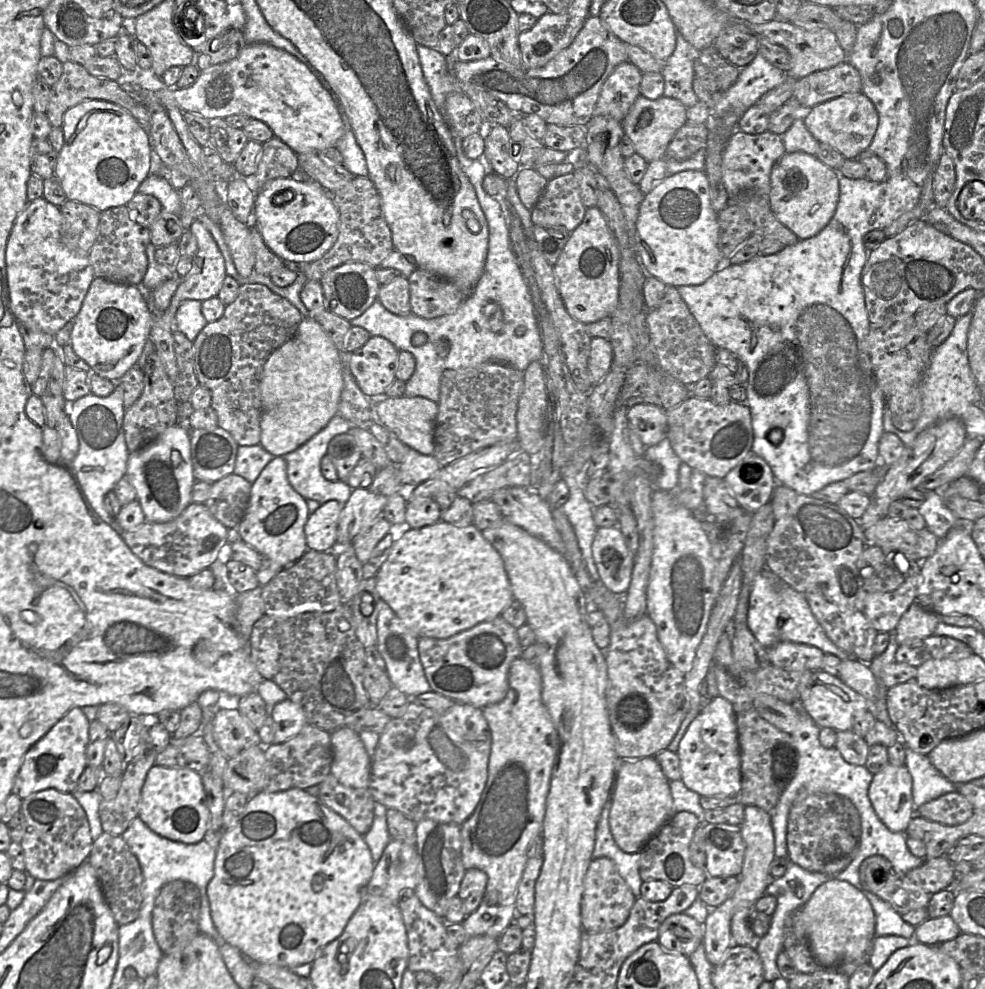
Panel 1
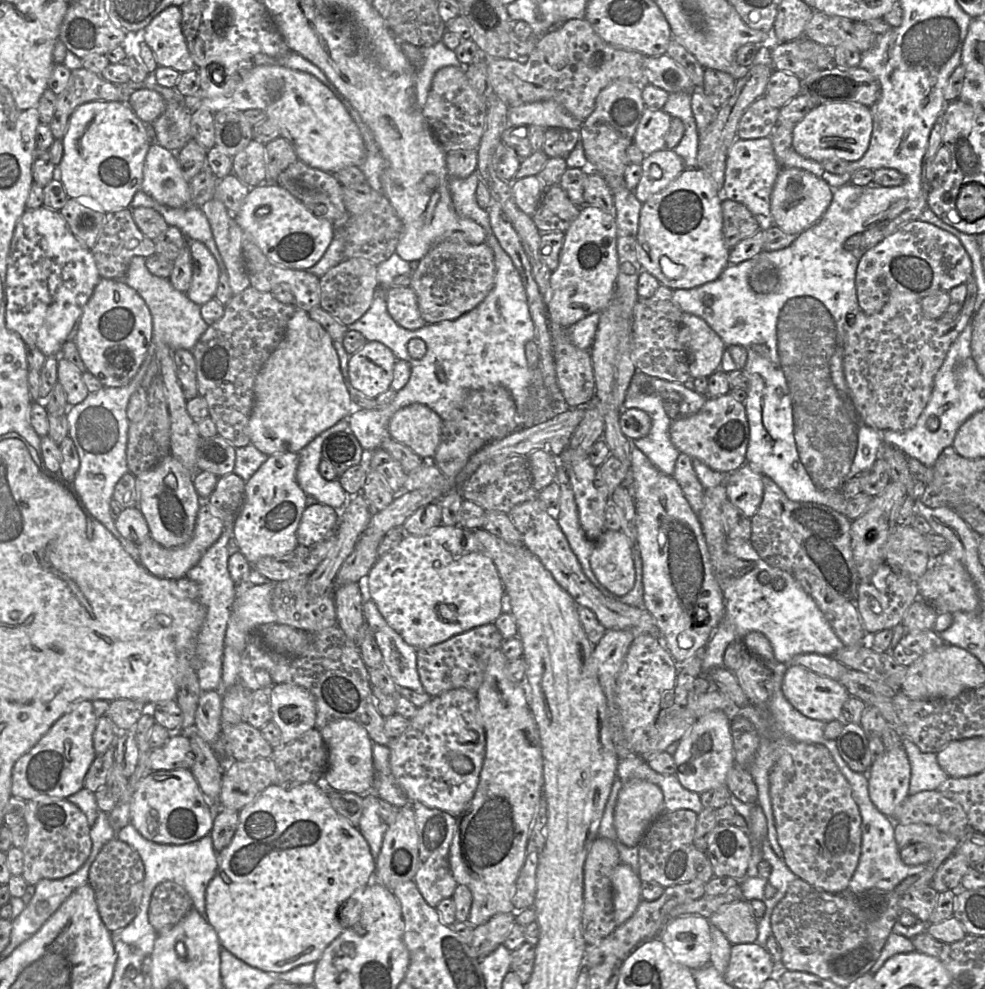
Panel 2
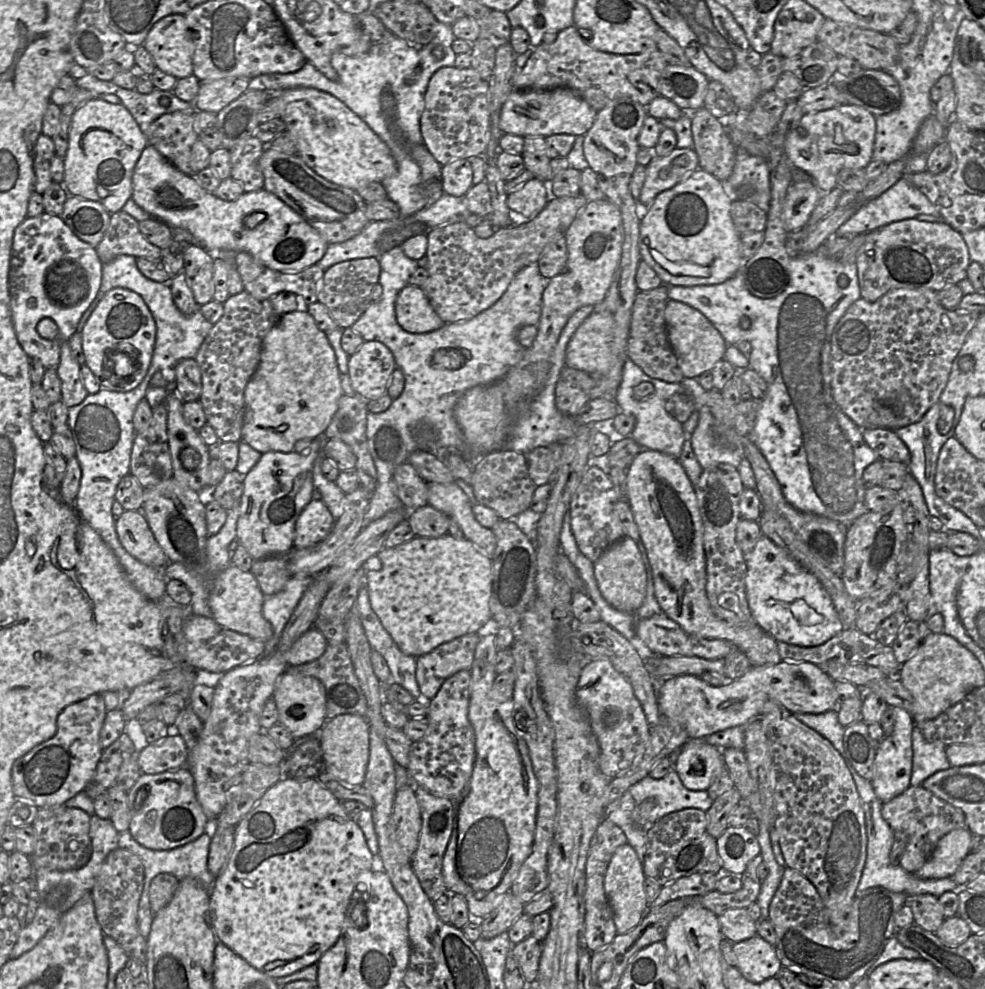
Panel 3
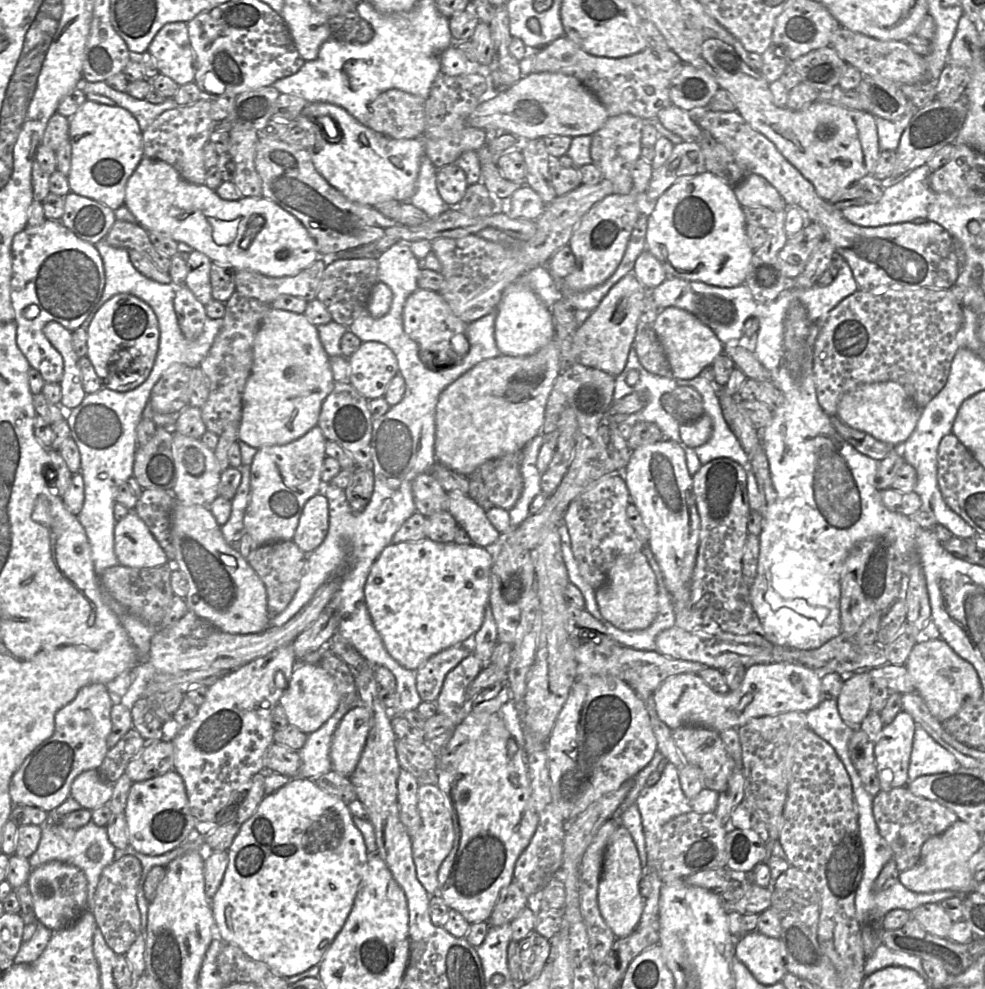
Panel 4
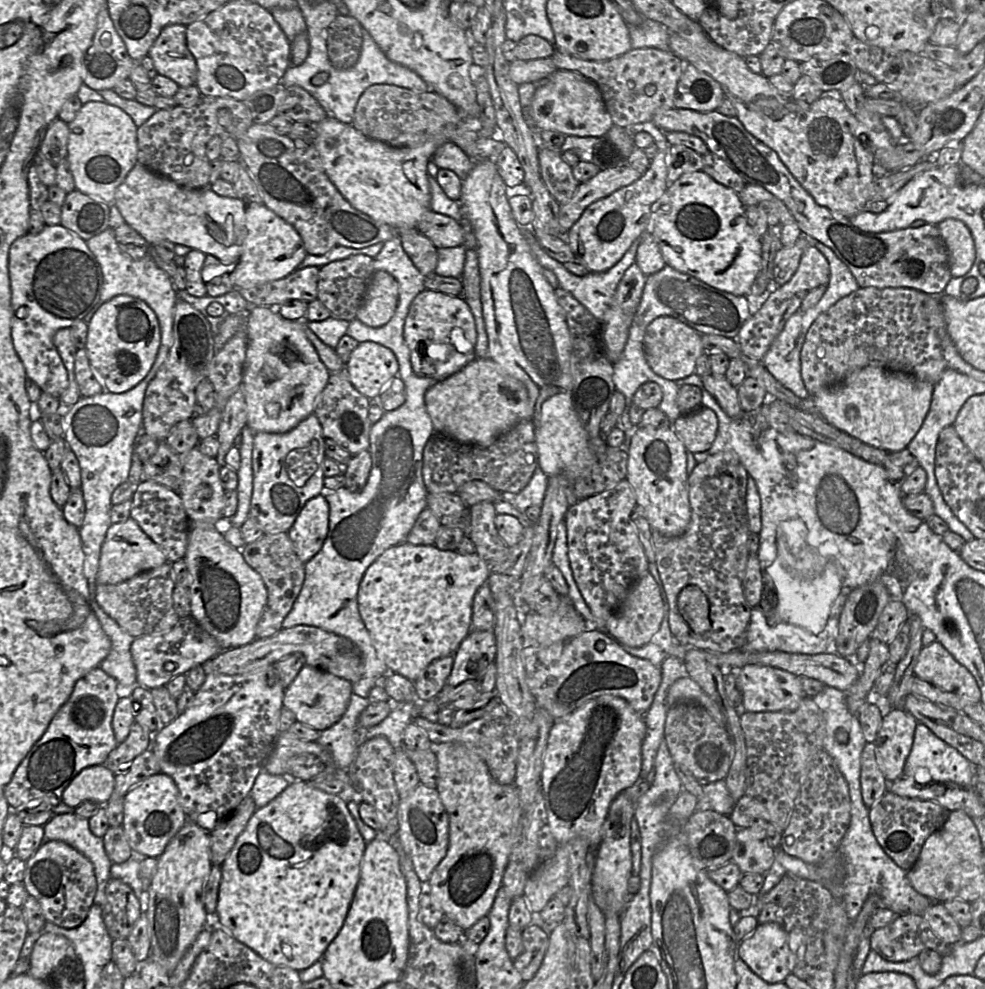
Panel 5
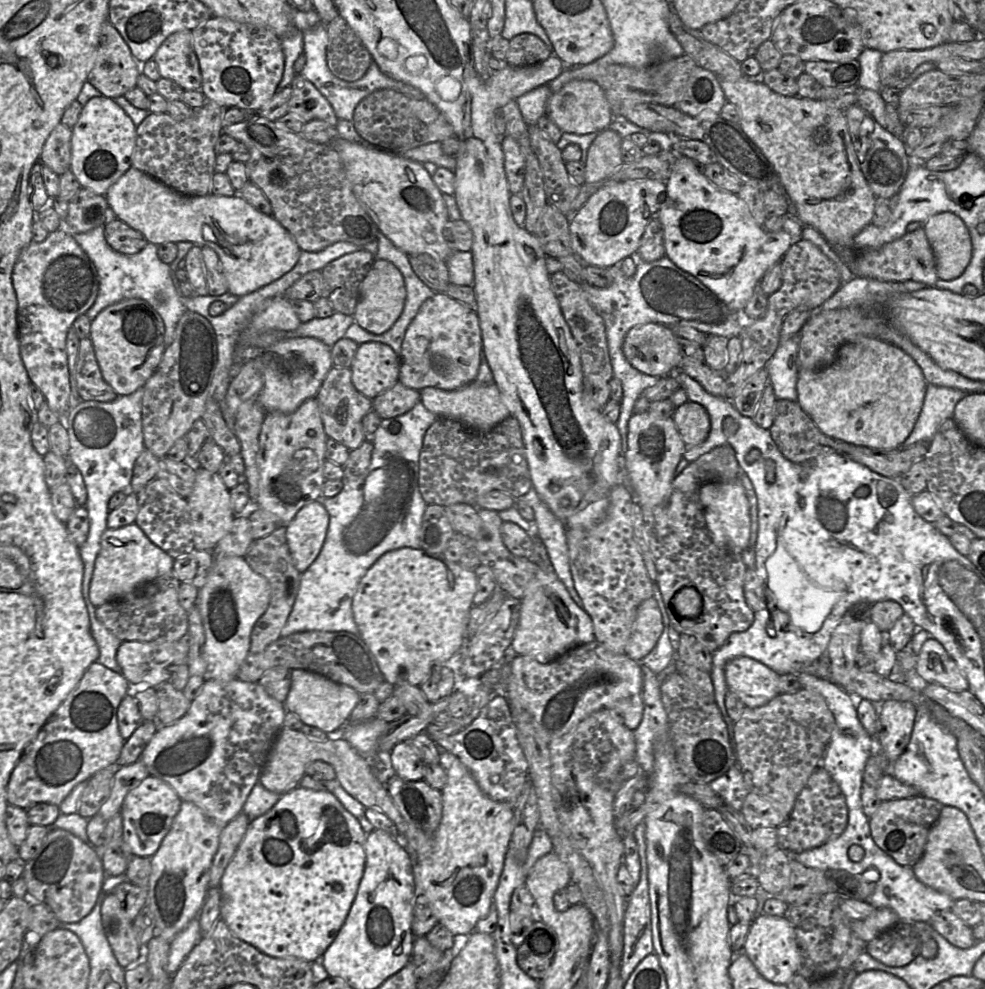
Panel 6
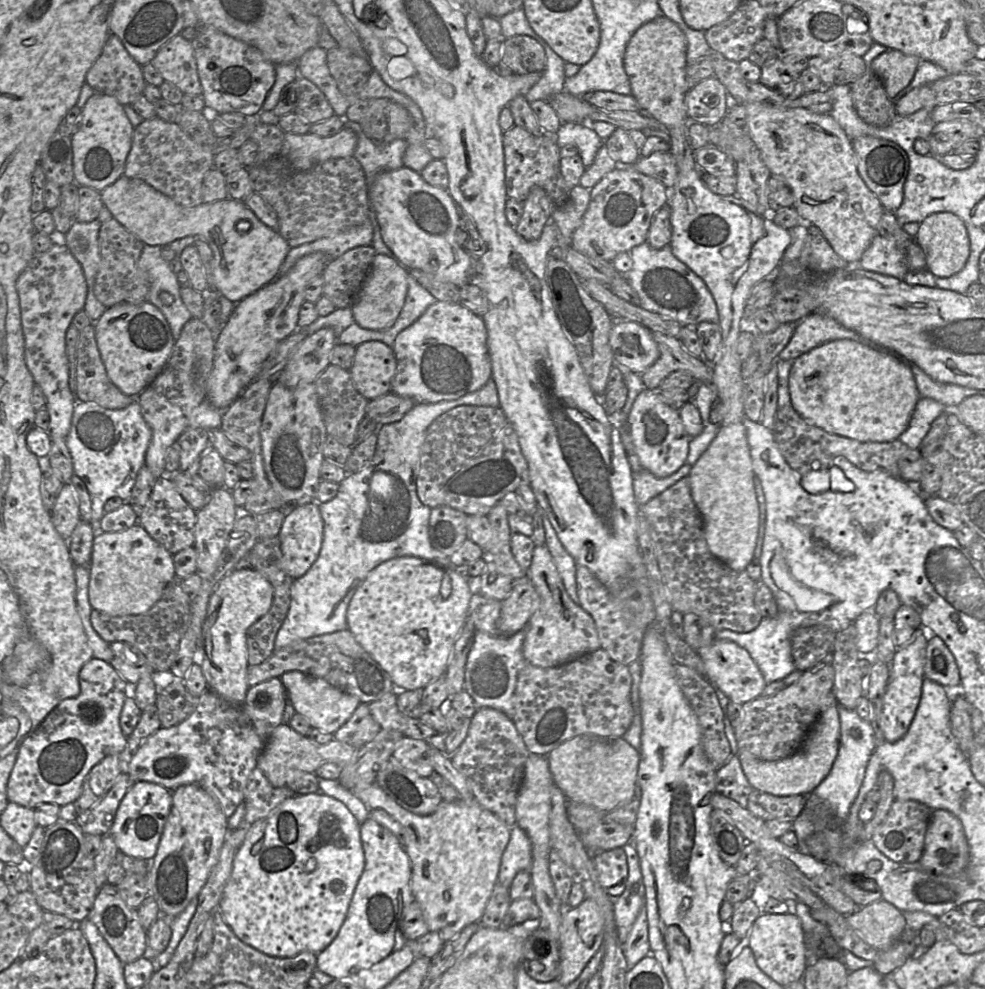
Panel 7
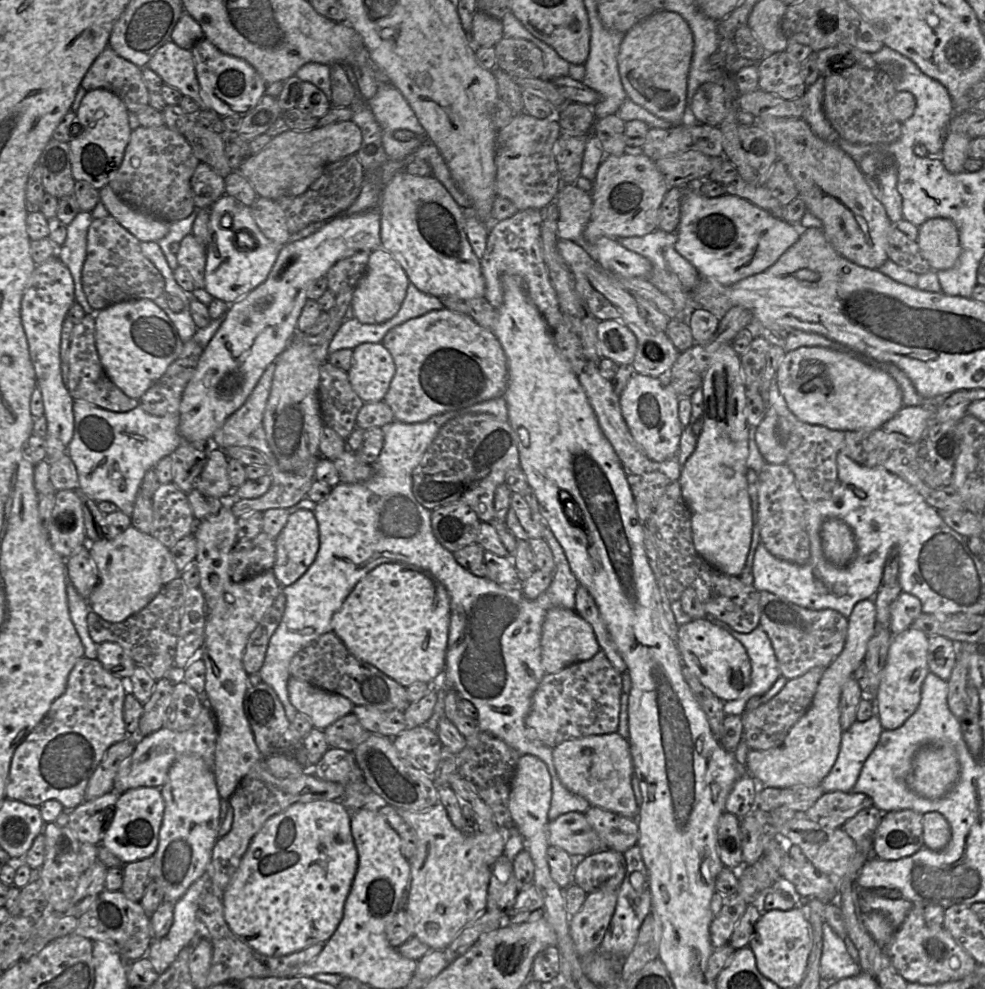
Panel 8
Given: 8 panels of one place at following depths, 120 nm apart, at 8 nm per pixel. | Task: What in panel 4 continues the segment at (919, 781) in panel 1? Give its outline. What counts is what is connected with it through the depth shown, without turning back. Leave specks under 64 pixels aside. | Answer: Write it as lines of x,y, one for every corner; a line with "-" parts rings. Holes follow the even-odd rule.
916,724
908,768
908,782
919,776
956,771
960,766
955,756

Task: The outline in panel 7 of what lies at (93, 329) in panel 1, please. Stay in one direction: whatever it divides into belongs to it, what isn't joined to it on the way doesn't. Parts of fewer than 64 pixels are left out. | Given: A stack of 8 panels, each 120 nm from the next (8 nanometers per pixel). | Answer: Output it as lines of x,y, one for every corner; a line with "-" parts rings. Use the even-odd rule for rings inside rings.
150,302
120,303
107,308
95,322
95,337
110,380
132,398
137,398
163,369
175,344
165,316

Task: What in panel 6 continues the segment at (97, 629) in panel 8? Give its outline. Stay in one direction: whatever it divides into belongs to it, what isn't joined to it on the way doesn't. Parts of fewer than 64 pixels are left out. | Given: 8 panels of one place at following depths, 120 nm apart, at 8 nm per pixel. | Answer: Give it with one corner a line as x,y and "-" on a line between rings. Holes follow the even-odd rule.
173,570
138,586
124,598
107,602
96,608
97,619
121,641
174,642
186,636
189,628
188,615
179,603
178,590
181,582

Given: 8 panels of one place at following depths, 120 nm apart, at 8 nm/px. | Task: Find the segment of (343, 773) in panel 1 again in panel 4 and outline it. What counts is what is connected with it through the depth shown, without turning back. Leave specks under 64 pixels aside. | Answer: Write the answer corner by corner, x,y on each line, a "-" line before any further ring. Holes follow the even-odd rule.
365,707
350,709
336,728
330,747
332,770
346,777
355,771
368,734
372,713

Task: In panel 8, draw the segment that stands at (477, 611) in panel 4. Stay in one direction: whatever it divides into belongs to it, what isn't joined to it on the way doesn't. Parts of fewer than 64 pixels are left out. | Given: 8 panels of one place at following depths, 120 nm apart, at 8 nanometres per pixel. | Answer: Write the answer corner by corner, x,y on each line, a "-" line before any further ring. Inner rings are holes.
383,563
370,571
356,584
348,597
345,599
340,609
334,613
331,621
331,626
332,632
334,632
341,639
341,641
345,644
345,646
353,656
361,661
375,666
388,677
392,678
393,680
407,688
415,682
425,682
433,684
433,681
435,681
437,676
443,676
450,625
450,612
450,598
446,588
429,571
408,564

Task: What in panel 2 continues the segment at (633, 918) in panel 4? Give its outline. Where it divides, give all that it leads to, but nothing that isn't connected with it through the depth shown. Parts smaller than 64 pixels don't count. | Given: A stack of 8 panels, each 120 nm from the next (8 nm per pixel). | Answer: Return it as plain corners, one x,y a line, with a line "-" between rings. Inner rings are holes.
625,863
616,866
612,874
615,921
617,926
625,923
643,900
642,881
637,873

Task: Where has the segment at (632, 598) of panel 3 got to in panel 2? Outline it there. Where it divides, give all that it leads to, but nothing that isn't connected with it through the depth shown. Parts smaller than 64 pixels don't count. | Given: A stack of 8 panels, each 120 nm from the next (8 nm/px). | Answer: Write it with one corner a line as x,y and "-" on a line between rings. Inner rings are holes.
606,530
595,542
590,567
599,583
615,596
626,595
634,586
635,569
630,542
621,531

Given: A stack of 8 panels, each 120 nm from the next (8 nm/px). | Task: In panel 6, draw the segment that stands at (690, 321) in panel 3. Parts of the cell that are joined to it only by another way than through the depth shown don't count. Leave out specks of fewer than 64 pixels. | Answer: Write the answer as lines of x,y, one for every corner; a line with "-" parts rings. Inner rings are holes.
658,323
633,327
625,337
623,353
635,369
657,378
674,376
684,357
671,328

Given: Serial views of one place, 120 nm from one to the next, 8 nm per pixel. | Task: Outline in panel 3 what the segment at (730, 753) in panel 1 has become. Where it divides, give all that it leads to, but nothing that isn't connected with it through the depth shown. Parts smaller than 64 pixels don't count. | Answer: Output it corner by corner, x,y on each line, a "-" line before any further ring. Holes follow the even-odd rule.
688,738
681,746
679,754
674,763
682,784
690,790
707,790
713,780
722,772
725,763
722,750
709,744
705,738

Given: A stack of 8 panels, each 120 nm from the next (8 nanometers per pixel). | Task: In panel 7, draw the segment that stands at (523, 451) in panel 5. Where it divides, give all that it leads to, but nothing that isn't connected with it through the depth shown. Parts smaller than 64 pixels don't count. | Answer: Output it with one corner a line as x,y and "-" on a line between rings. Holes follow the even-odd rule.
459,406
442,414
427,429
417,478
417,494
424,505
431,509
448,506
466,515
487,516
507,493
523,485
530,485
528,463
518,436
500,407

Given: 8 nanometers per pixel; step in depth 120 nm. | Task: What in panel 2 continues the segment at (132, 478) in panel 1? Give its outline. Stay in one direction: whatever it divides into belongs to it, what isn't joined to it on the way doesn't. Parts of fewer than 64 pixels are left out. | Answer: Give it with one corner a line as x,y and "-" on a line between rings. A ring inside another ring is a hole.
169,454
154,468
137,475
138,508
143,514
150,537
163,547
186,544
193,536
196,517
202,500
193,483
194,472

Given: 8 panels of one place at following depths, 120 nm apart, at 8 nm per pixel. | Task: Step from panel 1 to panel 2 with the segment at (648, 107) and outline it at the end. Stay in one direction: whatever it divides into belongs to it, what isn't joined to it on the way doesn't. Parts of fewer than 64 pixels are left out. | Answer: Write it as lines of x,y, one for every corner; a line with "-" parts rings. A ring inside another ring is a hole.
663,109
646,110
638,124
634,144
646,155
666,148
666,135
670,129
672,117

